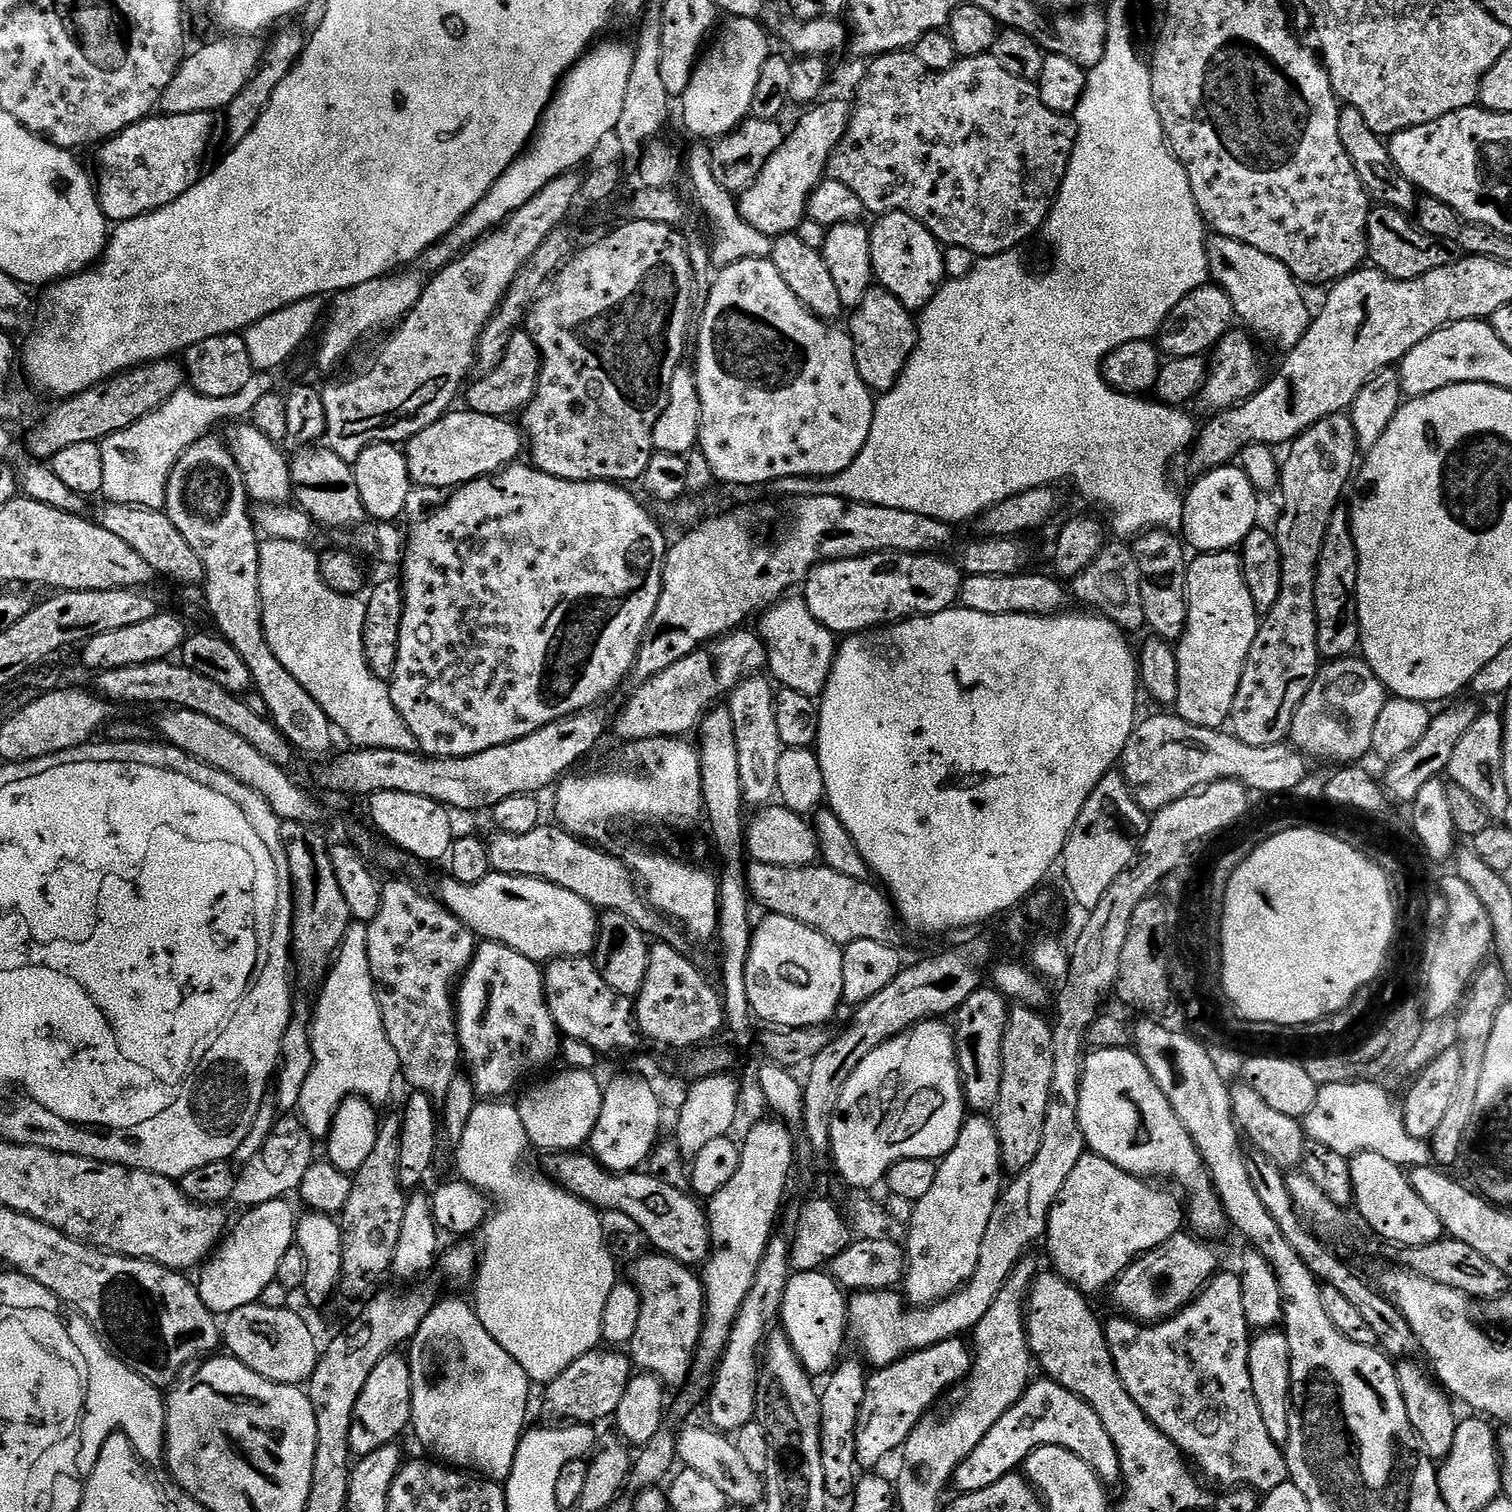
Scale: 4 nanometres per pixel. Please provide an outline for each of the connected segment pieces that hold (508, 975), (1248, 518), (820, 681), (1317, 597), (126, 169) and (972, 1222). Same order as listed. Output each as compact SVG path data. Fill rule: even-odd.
M484 942L477 947L476 957L458 985L456 1026L460 1031L462 1060L480 1098L511 1097L508 1095L523 1080L546 1071L562 1052L562 1033L548 1005L541 965L504 944Z
M1225 466L1203 473L1184 496L1183 539L1197 553L1231 552L1244 543L1246 534L1258 526L1260 500L1258 490L1240 466ZM1257 496L1257 497L1256 497Z
M800 594L785 596L767 609L759 620L758 635L768 646L767 671L771 679L780 688L789 688L813 698L823 697L832 668L836 664L837 633L822 626L822 622L810 614L808 603Z
M1341 506L1334 510L1334 514L1330 518L1330 526L1328 527L1328 533L1326 534L1326 542L1322 546L1322 558L1320 559L1320 565L1318 566L1318 578L1316 579L1316 585L1314 586L1314 606L1316 607L1316 625L1318 626L1318 650L1321 657L1325 661L1331 662L1333 660L1340 660L1343 656L1353 655L1361 647L1360 642L1360 609L1358 607L1358 593L1356 587L1358 586L1358 550L1356 549L1356 543L1352 537L1352 517L1347 507Z
M215 112L174 114L173 116L153 114L107 141L99 149L101 152L98 195L100 208L103 209L109 221L123 222L144 216L148 212L156 212L159 208L165 208L167 204L174 202L182 194L186 194L186 190L193 188L200 181L200 177L205 175L204 163L208 160L208 151L216 140L216 131L219 128L221 131L222 120Z
M984 1114L969 1115L958 1142L939 1161L930 1192L911 1209L912 1224L907 1225L907 1272L902 1283L909 1305L936 1304L967 1285L976 1272L982 1238L986 1238L986 1228L1000 1201L1004 1176L995 1123Z

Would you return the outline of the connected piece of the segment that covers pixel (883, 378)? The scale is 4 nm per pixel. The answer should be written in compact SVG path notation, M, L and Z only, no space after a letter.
M873 287L866 294L859 308L851 313L852 328L850 335L854 342L854 358L858 366L858 374L862 374L862 382L871 388L873 393L883 394L895 387L903 376L912 351L920 340L918 320L915 315L894 294L885 288Z

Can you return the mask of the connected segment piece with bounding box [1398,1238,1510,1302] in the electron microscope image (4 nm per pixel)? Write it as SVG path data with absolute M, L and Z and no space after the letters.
M1441 1238L1426 1246L1400 1248L1399 1263L1408 1271L1422 1278L1430 1278L1430 1282L1438 1282L1442 1286L1450 1286L1454 1290L1462 1290L1473 1301L1487 1302L1503 1296L1509 1291L1510 1279L1502 1270L1494 1266L1489 1259L1484 1258L1473 1247L1451 1238Z

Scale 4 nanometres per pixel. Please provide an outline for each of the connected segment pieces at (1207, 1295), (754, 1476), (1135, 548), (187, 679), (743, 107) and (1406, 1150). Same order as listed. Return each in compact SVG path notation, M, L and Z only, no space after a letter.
M1224 1270L1213 1276L1192 1303L1184 1307L1177 1316L1171 1316L1168 1320L1141 1322L1131 1318L1119 1319L1107 1321L1104 1324L1104 1337L1110 1346L1110 1354L1114 1358L1118 1378L1122 1378L1122 1386L1126 1386L1126 1394L1130 1394L1130 1398L1134 1398L1134 1402L1138 1402L1138 1410L1142 1410L1142 1414L1146 1414L1146 1418L1150 1418L1150 1422L1154 1422L1154 1426L1158 1426L1158 1430L1162 1430L1162 1434L1166 1434L1166 1438L1170 1438L1170 1442L1174 1442L1180 1447L1181 1452L1203 1473L1206 1480L1206 1475L1208 1475L1209 1481L1207 1480L1207 1483L1209 1485L1220 1490L1251 1490L1257 1494L1267 1494L1274 1491L1278 1486L1289 1483L1290 1477L1288 1475L1288 1463L1284 1457L1284 1448L1276 1444L1274 1438L1270 1438L1270 1434L1266 1431L1266 1422L1262 1422L1260 1403L1254 1394L1254 1386L1250 1378L1250 1362L1248 1361L1252 1340L1246 1322L1246 1313L1242 1307L1242 1286L1240 1285L1239 1275L1235 1271L1227 1272L1227 1270Z
M692 1424L689 1428L679 1429L676 1442L676 1455L684 1468L698 1470L710 1482L720 1487L729 1503L740 1506L759 1507L765 1500L763 1475L751 1469L747 1460L739 1453L736 1443L727 1435L713 1430L711 1427L699 1428Z
M1152 529L1150 532L1141 533L1135 537L1131 549L1138 558L1138 566L1144 575L1144 579L1140 582L1140 589L1142 590L1142 606L1146 610L1145 625L1149 629L1152 627L1151 631L1162 637L1163 640L1179 641L1188 625L1188 566L1190 556L1187 556L1189 553L1186 551L1185 541L1175 533L1167 532L1164 529Z
M167 659L101 671L99 673L99 695L112 702L121 700L124 704L168 704L164 706L189 708L198 714L206 714L210 718L222 722L222 726L230 726L230 730L234 730L234 734L242 734L242 738L246 738L246 742L250 742L250 746L262 750L262 754L266 758L270 758L270 762L274 762L282 769L291 769L291 764L295 762L296 756L298 757L297 749L263 711L255 712L244 701L247 699L226 690L214 678L208 678L206 674L193 668L191 664L172 663L176 662Z
M733 16L725 21L724 29L722 24L711 41L712 49L710 44L701 55L690 86L686 86L682 97L684 124L694 135L708 140L704 142L715 142L721 136L729 136L749 119L762 68L774 52L760 20Z
M1363 1080L1321 1085L1310 1114L1304 1118L1307 1137L1313 1143L1326 1145L1335 1153L1349 1158L1360 1152L1374 1152L1408 1170L1431 1165L1431 1145L1411 1137L1405 1128L1403 1105L1398 1100L1391 1100L1380 1084Z

